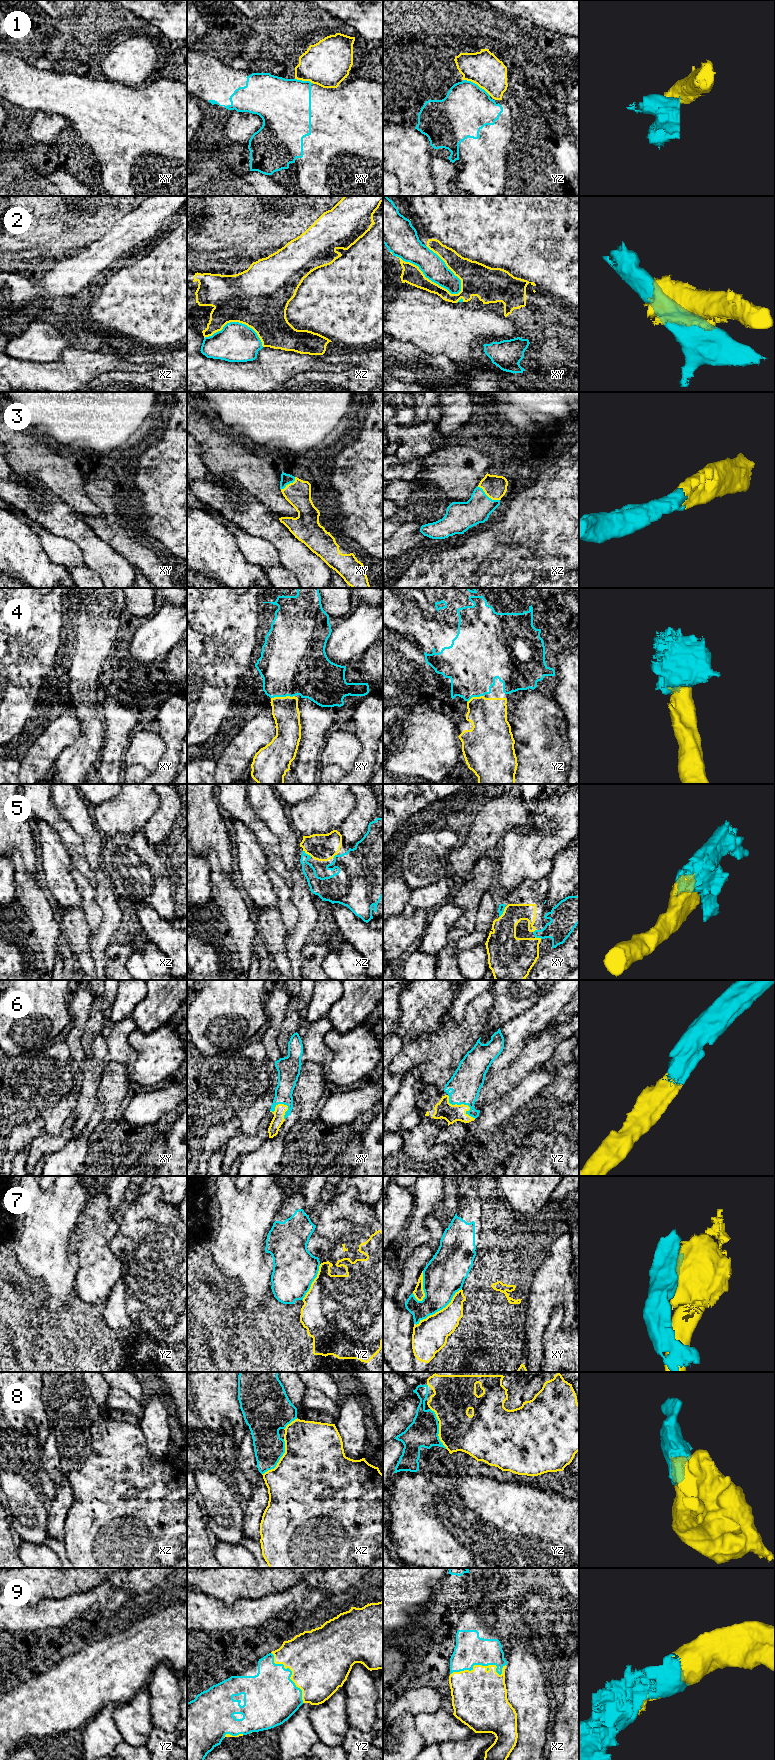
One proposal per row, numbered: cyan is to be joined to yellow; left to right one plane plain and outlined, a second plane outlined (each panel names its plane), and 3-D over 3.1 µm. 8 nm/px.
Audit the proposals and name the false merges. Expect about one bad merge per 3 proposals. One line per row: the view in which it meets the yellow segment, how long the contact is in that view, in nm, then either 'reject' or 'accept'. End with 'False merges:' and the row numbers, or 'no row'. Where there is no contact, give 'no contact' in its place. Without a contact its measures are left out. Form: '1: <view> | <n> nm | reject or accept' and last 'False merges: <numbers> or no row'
1: yz | 260 nm | reject
2: xy | 600 nm | reject
3: xz | 220 nm | accept
4: xy | 190 nm | accept
5: xy | 100 nm | accept
6: yz | 300 nm | accept
7: xy | 480 nm | reject
8: xz | 340 nm | accept
9: xz | 460 nm | accept
False merges: 1, 2, 7

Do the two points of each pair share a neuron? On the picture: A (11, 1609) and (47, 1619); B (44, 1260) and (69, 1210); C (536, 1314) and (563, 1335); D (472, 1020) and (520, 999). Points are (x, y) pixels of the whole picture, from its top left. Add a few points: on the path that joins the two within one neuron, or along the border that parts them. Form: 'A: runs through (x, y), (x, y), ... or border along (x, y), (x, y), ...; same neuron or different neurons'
A: runs through (20, 1615), (38, 1616); same neuron
B: runs through (44, 1248), (45, 1235), (57, 1222); same neuron
C: border along (560, 1304), (554, 1309), (542, 1337); different neurons
D: border along (492, 990), (493, 1004), (490, 1013); different neurons

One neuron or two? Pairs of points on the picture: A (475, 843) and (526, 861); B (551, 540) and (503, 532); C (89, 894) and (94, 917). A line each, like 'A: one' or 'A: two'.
A: two
B: one
C: one

